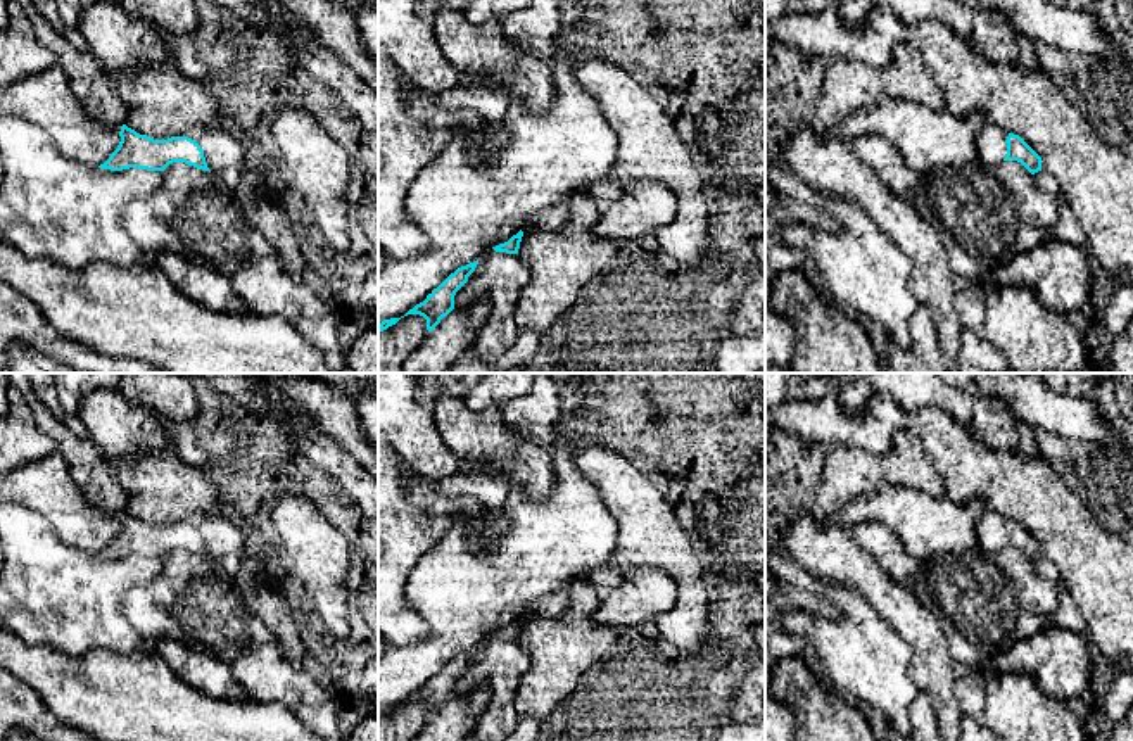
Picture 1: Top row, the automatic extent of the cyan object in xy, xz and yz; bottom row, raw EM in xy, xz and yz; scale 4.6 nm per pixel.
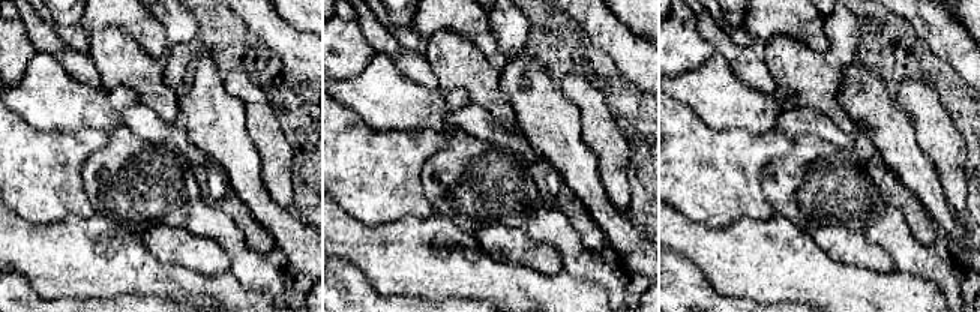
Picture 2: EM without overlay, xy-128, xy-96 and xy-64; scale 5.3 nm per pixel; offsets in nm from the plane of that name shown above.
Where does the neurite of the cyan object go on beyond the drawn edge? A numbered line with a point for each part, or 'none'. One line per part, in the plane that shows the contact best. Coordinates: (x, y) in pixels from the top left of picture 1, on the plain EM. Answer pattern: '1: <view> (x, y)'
1: yz (990, 534)

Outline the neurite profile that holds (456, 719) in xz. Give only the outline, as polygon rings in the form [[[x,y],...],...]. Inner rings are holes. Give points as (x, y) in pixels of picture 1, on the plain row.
[[[482,684],[466,694],[454,694],[428,719],[413,741],[463,741],[470,738],[491,700],[489,686]]]

